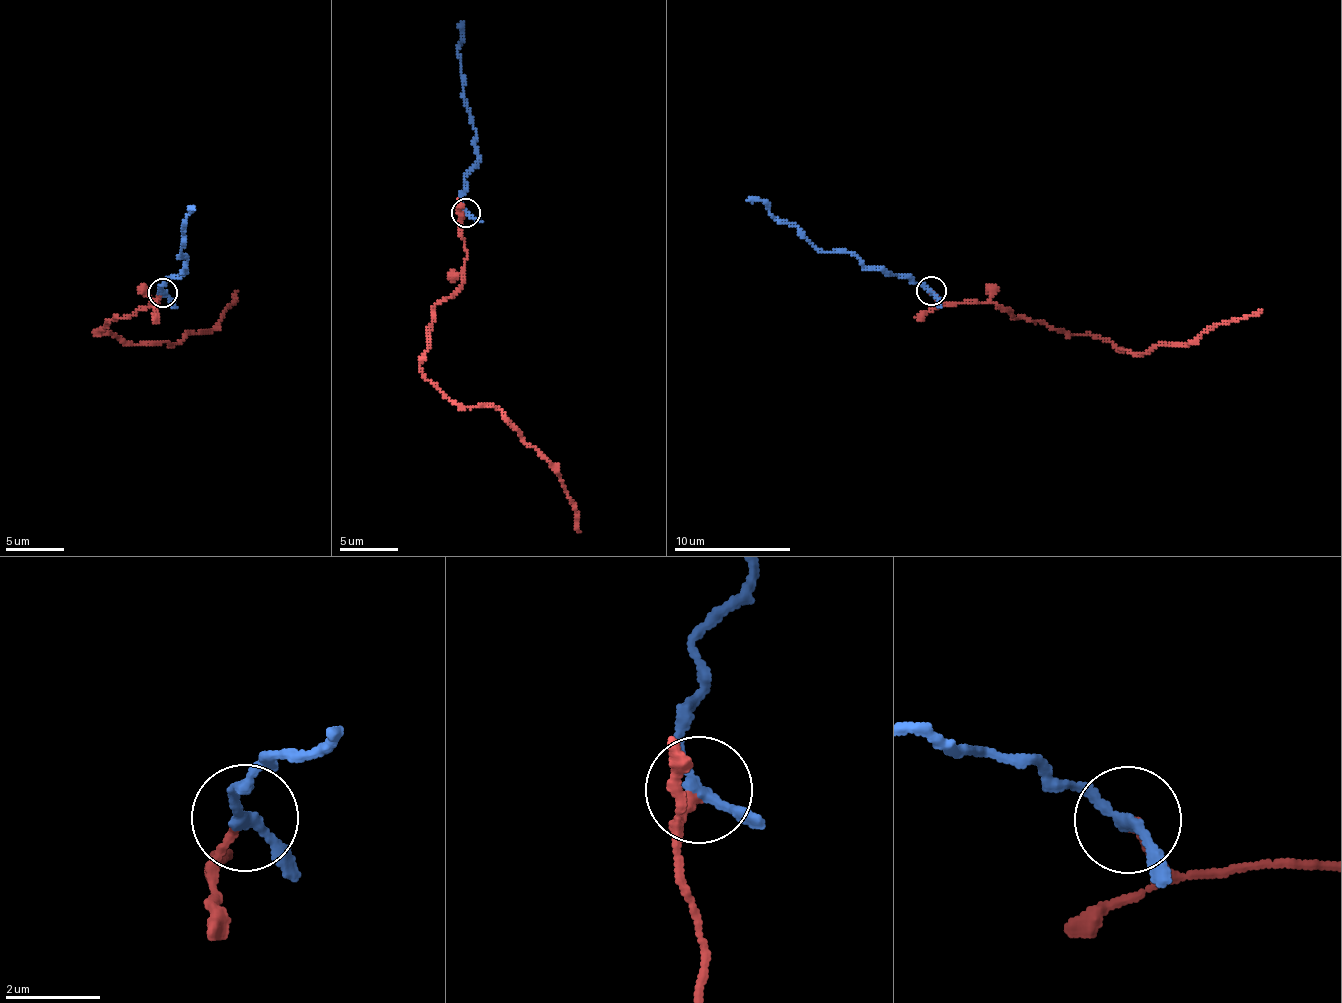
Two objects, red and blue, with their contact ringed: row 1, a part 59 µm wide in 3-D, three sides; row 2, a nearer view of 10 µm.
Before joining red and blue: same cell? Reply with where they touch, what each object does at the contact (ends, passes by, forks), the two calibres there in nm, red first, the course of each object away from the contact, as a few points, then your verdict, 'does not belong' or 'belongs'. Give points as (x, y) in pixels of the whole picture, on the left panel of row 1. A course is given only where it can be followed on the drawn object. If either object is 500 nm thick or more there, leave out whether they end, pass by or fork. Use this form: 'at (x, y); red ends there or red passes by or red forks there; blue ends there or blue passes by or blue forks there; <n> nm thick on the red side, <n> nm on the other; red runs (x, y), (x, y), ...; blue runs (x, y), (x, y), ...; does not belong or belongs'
at (163, 292); red ends there; blue passes by; 180 nm thick on the red side, 200 nm on the other; red runs (160, 293), (158, 303), (93, 332), (111, 331), (132, 345), (178, 343), (186, 334), (209, 333), (238, 291); blue runs (163, 293), (167, 277), (185, 273), (187, 259), (180, 255), (183, 223), (194, 209); belongs

